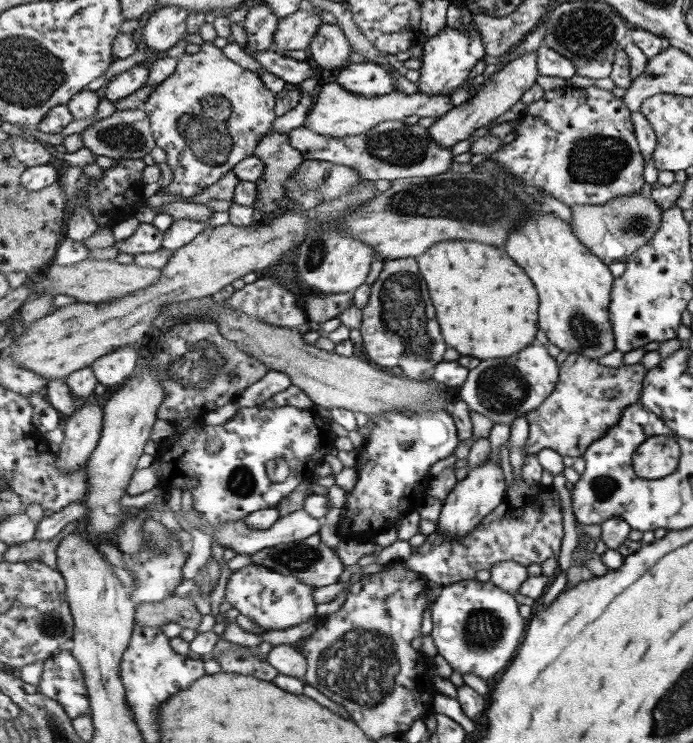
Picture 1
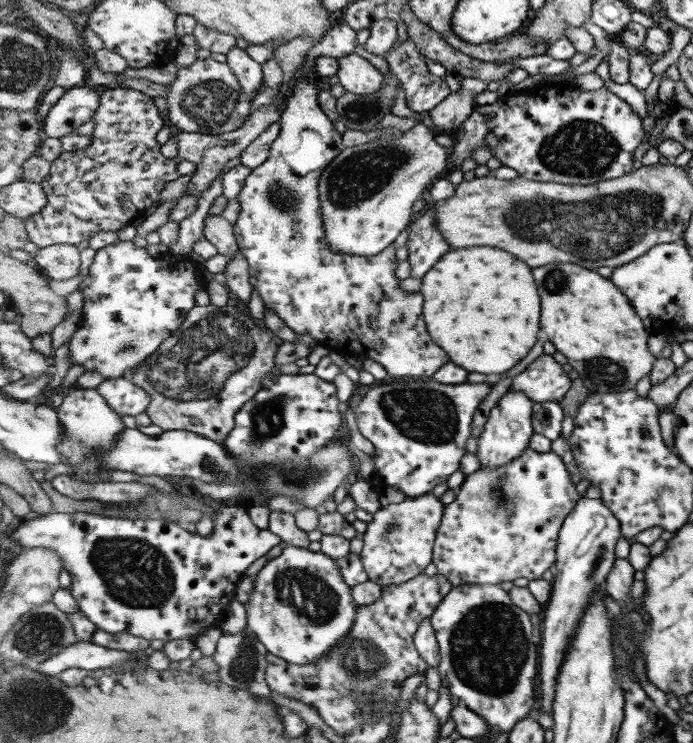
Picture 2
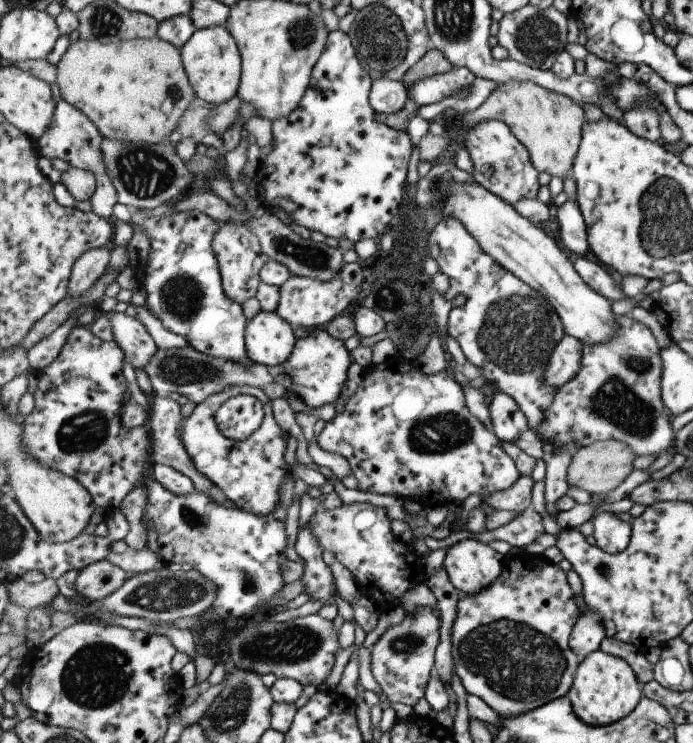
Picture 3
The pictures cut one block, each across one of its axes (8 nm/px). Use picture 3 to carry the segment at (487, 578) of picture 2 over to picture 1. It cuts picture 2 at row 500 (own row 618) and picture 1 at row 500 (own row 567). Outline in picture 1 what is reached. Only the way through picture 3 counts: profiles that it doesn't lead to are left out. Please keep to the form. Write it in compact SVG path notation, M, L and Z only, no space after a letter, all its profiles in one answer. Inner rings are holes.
M527 417L515 418L510 426L508 446L509 462L513 466L513 484L507 490L503 504L500 504L482 524L461 541L451 541L437 530L427 536L427 541L416 549L411 559L405 562L407 568L427 576L431 582L441 587L463 580L477 579L480 570L491 571L496 564L513 561L527 567L530 564L541 565L547 558L557 560L561 552L563 532L563 512L561 500L554 486L527 484L523 478L523 463L526 462L527 442L530 438L530 424Z

